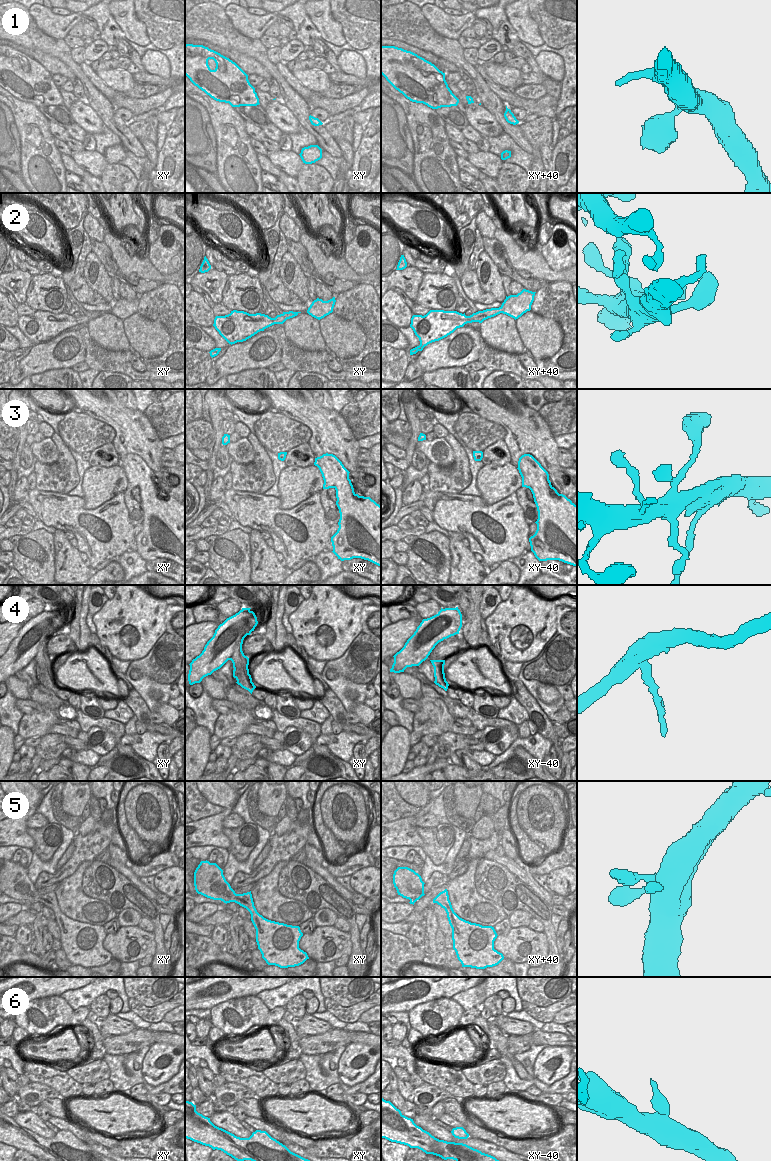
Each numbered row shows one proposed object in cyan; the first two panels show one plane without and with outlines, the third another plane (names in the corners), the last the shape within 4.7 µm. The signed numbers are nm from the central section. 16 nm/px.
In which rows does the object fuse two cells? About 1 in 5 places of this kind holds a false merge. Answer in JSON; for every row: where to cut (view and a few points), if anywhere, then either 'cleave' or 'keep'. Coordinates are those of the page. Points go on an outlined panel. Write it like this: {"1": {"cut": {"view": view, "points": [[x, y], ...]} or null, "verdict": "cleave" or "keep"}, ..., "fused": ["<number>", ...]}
{"1": {"cut": null, "verdict": "keep"}, "2": {"cut": null, "verdict": "keep"}, "3": {"cut": null, "verdict": "keep"}, "4": {"cut": null, "verdict": "keep"}, "5": {"cut": null, "verdict": "keep"}, "6": {"cut": null, "verdict": "keep"}, "fused": []}

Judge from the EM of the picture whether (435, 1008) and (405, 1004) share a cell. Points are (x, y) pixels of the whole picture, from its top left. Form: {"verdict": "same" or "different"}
{"verdict": "different"}

